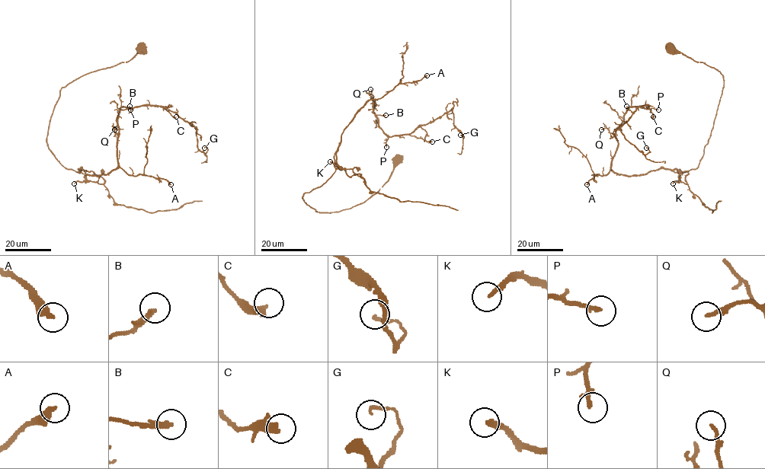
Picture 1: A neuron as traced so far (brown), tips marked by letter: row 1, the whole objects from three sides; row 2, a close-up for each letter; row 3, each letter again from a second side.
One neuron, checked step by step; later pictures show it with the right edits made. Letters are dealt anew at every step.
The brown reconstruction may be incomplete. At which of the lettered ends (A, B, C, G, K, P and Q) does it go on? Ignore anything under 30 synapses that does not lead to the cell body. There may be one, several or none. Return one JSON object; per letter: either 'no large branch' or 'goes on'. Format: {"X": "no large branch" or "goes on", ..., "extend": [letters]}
{"A": "goes on", "B": "no large branch", "C": "no large branch", "G": "no large branch", "K": "goes on", "P": "no large branch", "Q": "no large branch", "extend": ["A", "K"]}

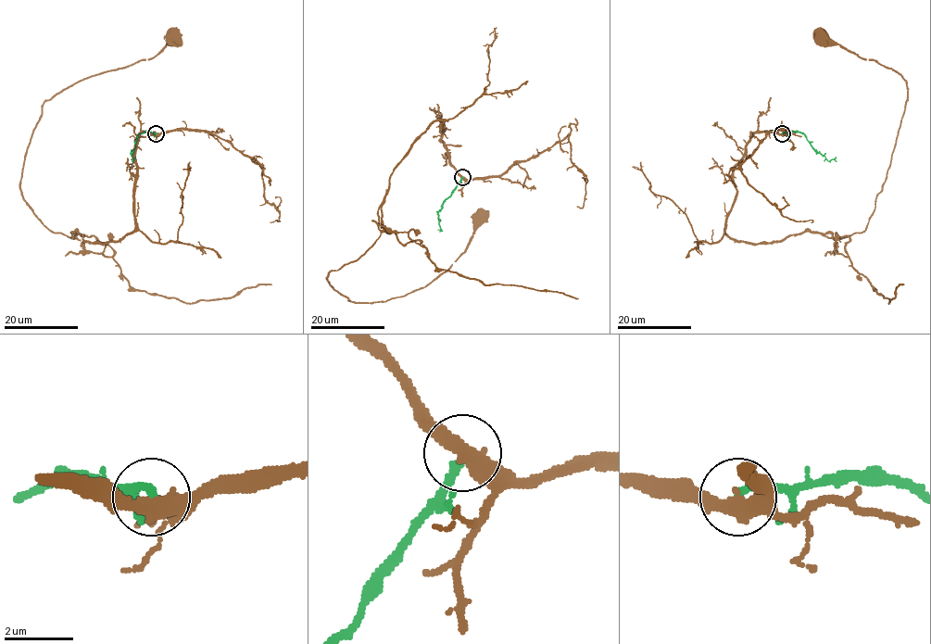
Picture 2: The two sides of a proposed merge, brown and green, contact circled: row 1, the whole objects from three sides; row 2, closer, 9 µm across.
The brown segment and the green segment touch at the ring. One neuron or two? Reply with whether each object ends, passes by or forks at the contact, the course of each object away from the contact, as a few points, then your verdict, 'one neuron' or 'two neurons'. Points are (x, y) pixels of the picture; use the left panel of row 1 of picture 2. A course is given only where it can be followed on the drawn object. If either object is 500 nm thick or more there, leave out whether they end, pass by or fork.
brown passes by | green ends | brown via (155, 133), (135, 146), (135, 229), (118, 241), (52, 233), (24, 199), (43, 104), (152, 58), (174, 35) | green via (155, 133), (144, 132), (138, 135), (136, 147), (132, 152), (133, 161), (136, 157) | two neurons

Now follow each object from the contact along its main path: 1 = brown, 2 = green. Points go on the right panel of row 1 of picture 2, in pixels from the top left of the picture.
1: (782, 133), (755, 132), (746, 146), (725, 233), (749, 244), (862, 233), (890, 164), (907, 82), (824, 35)
2: (782, 133), (800, 132), (829, 161), (836, 157)

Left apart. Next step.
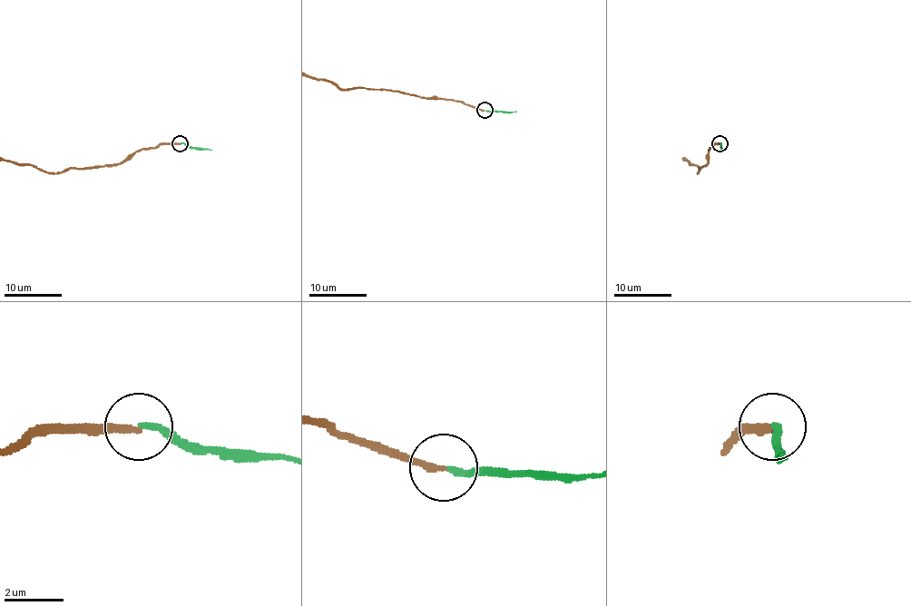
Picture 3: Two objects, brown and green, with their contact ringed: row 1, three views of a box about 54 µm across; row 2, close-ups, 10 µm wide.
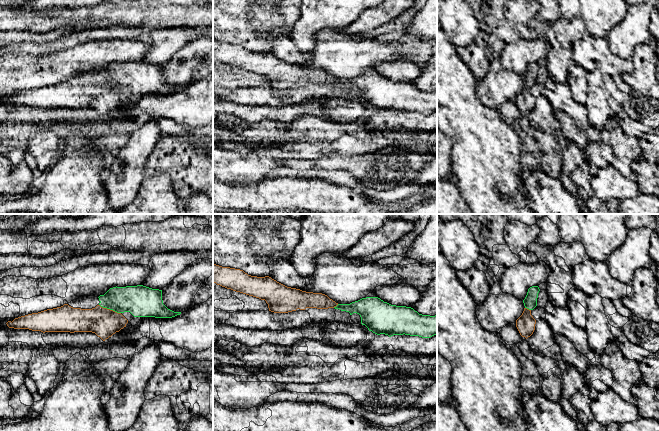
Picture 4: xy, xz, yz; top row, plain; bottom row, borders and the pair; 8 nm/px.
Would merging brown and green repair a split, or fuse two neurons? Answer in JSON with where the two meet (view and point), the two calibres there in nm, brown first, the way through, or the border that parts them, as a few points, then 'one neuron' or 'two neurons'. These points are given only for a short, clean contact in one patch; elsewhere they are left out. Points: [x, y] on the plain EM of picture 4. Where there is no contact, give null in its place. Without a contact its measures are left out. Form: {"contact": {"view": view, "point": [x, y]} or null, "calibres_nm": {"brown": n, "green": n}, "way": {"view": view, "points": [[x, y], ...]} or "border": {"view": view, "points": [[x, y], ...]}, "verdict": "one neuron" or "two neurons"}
{"contact": {"view": "xy", "point": [109, 85]}, "calibres_nm": {"brown": 220, "green": 240}, "way": {"view": "xy", "points": [[104, 98], [109, 85], [118, 76], [138, 76]]}, "verdict": "one neuron"}

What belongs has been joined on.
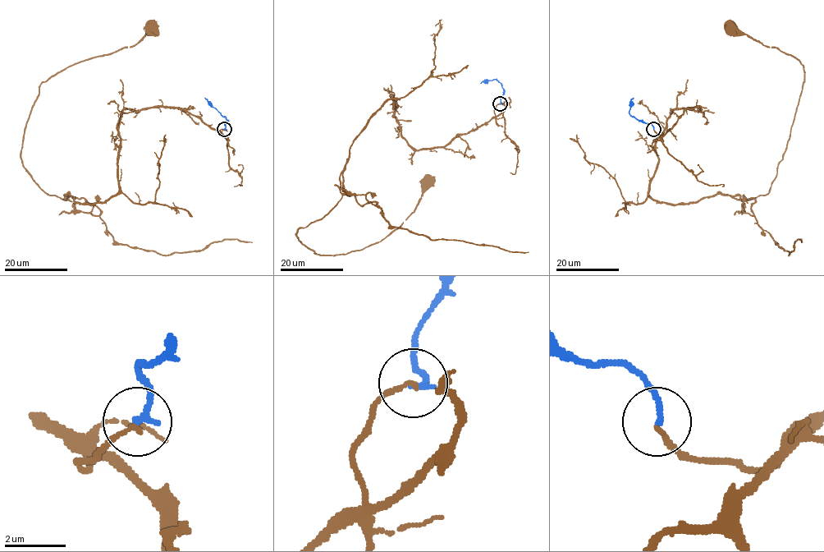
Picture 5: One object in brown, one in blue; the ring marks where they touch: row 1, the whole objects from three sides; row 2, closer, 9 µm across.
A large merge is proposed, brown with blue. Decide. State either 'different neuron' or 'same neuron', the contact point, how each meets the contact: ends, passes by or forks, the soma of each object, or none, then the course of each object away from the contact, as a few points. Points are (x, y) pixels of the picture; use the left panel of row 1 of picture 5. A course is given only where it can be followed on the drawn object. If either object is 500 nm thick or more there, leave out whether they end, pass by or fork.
same neuron; at (224, 129); brown ends there; blue ends there; cell body of brown at (151, 28); no cell body on blue; brown runs (224, 129), (177, 108), (124, 109), (118, 191), (94, 204), (48, 195), (24, 167), (39, 85), (153, 26); blue runs (224, 129), (227, 121), (204, 98)

